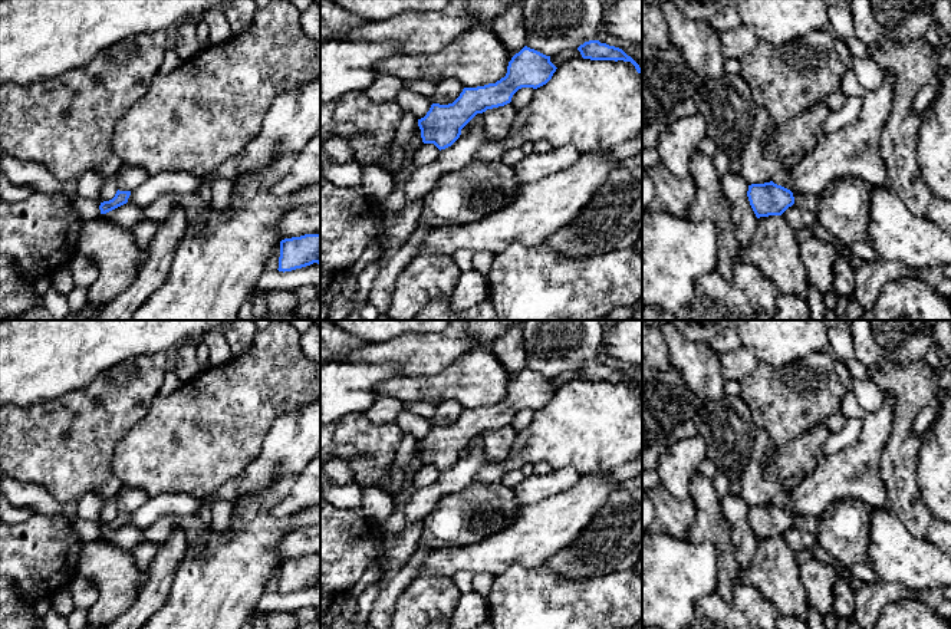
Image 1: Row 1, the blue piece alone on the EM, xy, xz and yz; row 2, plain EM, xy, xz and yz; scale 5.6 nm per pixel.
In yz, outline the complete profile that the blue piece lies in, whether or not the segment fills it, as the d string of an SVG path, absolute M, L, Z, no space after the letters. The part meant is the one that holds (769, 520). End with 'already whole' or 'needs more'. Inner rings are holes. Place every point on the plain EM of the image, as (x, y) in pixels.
M883 391L883 404L875 412L866 412L862 429L855 444L845 447L838 454L825 460L792 491L789 507L784 510L773 503L748 507L747 518L757 540L781 537L794 526L794 514L822 516L826 507L840 498L858 498L872 510L885 507L886 488L881 477L881 455L892 437L895 398Z; needs more

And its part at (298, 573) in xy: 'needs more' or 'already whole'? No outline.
already whole

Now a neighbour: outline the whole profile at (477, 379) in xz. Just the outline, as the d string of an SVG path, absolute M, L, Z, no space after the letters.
M476 348L438 375L398 375L381 382L375 392L395 398L402 405L430 402L438 406L453 401L464 409L477 409L504 399L511 379L491 348Z

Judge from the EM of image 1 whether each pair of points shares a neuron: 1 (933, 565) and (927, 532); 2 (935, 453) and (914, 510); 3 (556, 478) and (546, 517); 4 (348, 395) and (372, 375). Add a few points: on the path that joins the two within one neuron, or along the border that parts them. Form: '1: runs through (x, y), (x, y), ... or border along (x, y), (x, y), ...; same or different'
1: border along (901, 522), (914, 536), (935, 546); different
2: border along (917, 458), (918, 490), (927, 509), (935, 517); different
3: border along (581, 477), (568, 490), (522, 504); different
4: runs through (354, 391), (367, 378); same

